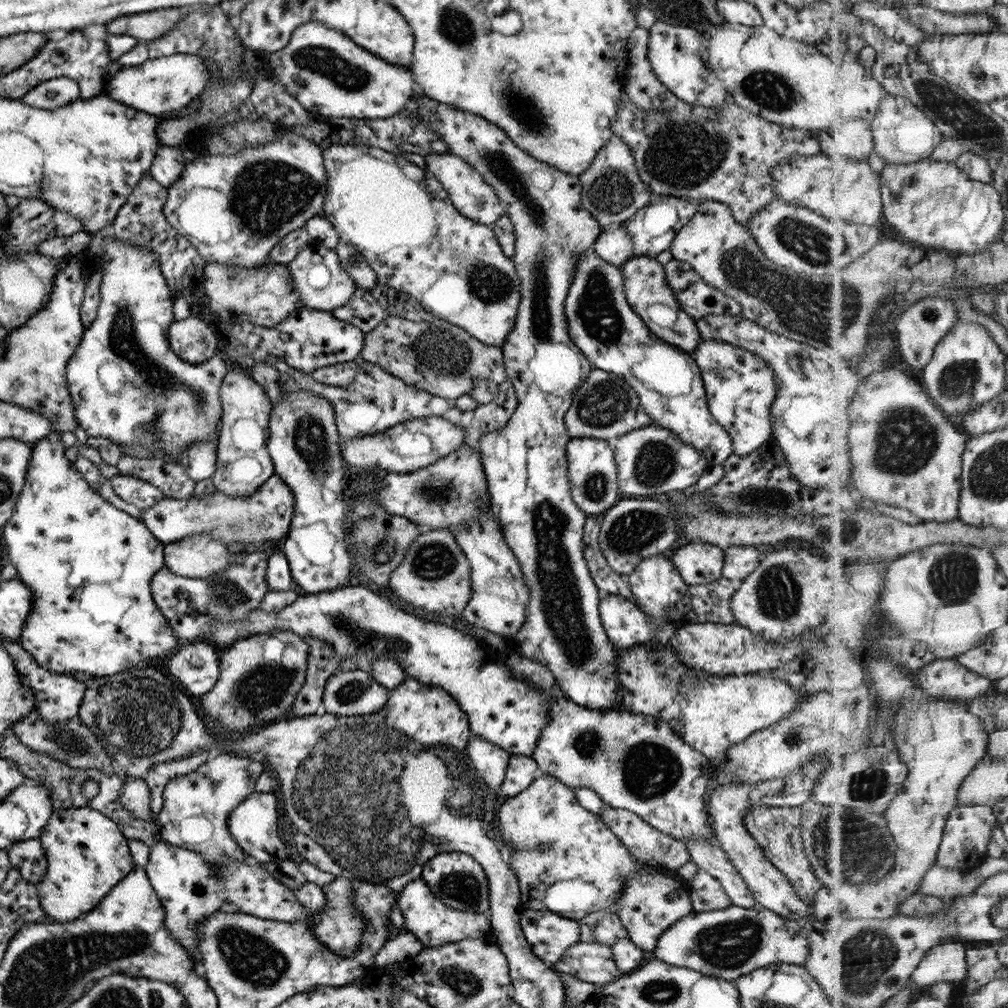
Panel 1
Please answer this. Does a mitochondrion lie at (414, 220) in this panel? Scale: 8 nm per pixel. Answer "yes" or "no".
no

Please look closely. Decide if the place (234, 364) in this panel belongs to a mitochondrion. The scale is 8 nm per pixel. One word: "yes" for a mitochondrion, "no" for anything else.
no

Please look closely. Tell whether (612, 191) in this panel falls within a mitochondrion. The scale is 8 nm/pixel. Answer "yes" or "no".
yes

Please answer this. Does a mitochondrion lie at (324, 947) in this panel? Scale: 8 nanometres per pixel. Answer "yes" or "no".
no

